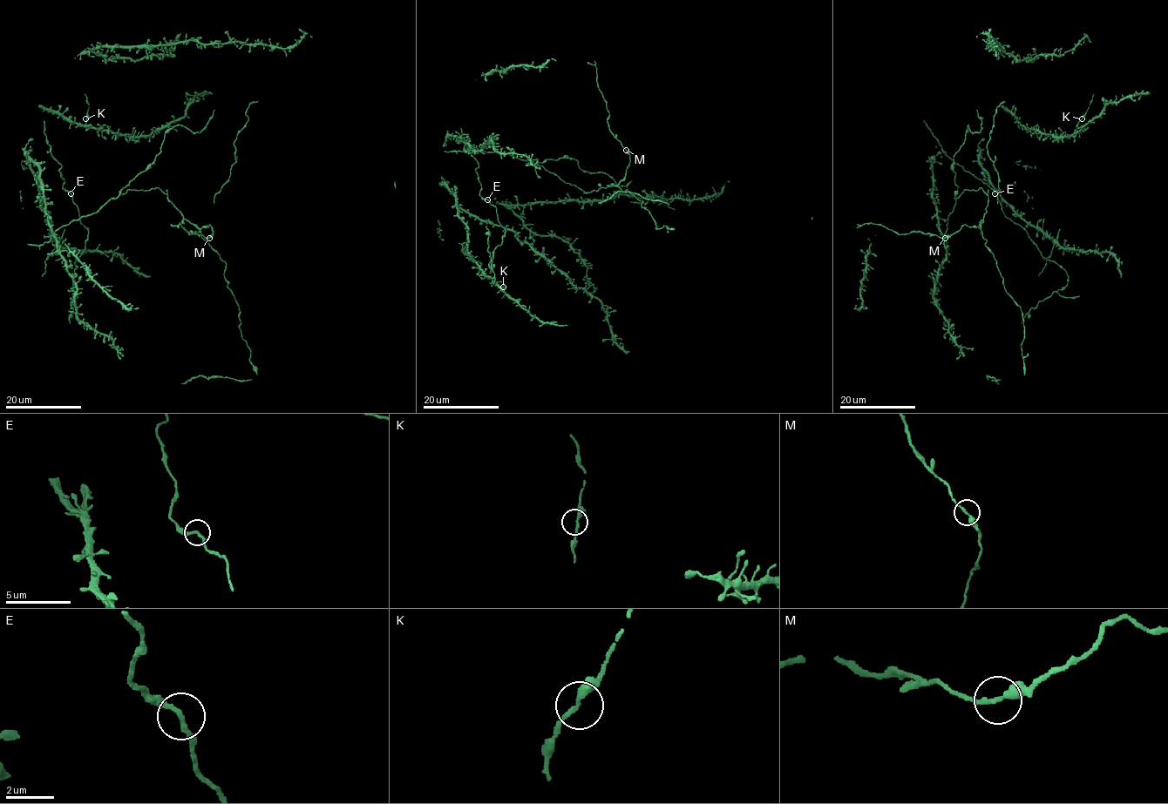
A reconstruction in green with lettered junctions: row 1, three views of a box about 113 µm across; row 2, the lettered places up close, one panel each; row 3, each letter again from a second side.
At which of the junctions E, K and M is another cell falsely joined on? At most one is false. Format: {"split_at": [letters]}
{"split_at": []}

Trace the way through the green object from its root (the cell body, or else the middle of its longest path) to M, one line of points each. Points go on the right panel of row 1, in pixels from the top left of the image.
M: (933, 199), (944, 234), (955, 199), (965, 190), (981, 188), (988, 197), (980, 228), (964, 225), (945, 238)

